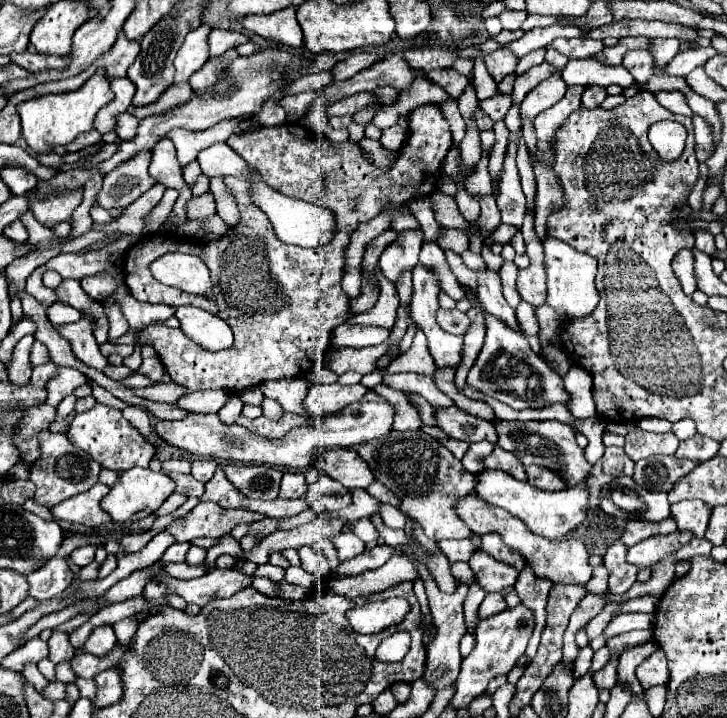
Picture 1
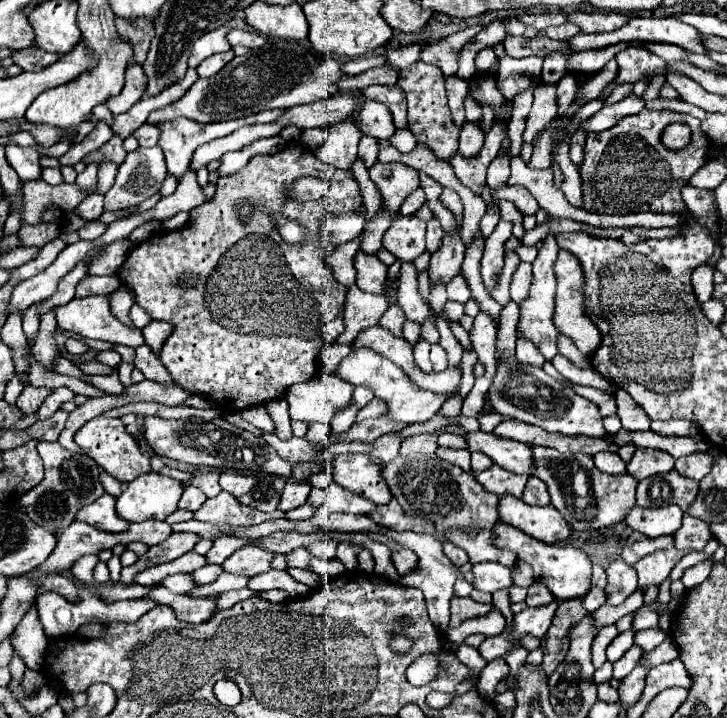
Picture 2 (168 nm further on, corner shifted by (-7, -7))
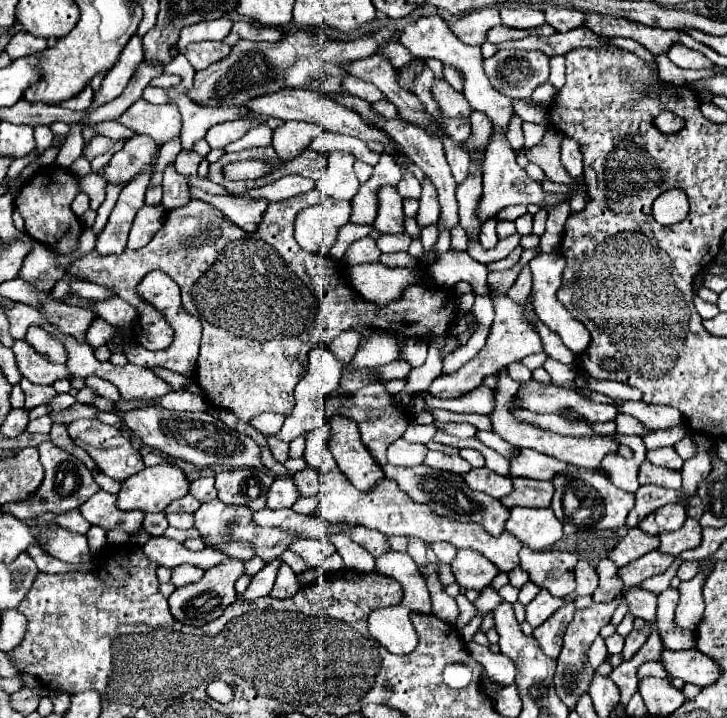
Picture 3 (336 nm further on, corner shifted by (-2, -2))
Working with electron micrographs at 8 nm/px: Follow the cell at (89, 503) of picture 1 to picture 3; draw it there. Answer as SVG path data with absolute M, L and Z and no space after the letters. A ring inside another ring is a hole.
M99 490L93 494L79 510L85 516L85 520L93 526L99 526L103 530L123 530L127 534L141 528L143 512L123 512L115 506L117 496Z

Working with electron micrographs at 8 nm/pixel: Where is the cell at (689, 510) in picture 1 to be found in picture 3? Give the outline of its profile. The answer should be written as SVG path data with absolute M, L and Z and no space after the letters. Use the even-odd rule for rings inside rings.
M687 518L683 522L683 526L675 532L667 532L667 534L659 534L661 538L661 546L659 550L665 554L681 554L689 548L695 548L701 544L701 536L703 536L703 528L699 524L699 520L695 518Z

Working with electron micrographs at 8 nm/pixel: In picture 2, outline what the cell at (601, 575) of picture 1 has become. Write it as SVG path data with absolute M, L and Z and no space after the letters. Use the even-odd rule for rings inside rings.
M590 589L586 595L584 595L584 607L588 613L594 613L600 605L604 605L606 601L606 595L602 589Z

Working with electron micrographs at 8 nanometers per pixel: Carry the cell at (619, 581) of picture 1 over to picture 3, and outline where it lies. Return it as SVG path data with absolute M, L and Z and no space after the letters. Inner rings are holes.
M603 558L597 564L597 574L599 574L599 586L593 592L593 600L595 602L613 602L623 588L623 582L619 578L619 568L615 562L611 562L609 558Z

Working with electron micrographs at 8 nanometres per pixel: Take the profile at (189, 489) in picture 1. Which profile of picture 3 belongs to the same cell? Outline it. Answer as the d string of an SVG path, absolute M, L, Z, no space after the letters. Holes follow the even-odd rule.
M187 494L187 496L179 498L179 500L173 500L167 506L167 512L195 512L199 506L201 506L201 502L195 496Z

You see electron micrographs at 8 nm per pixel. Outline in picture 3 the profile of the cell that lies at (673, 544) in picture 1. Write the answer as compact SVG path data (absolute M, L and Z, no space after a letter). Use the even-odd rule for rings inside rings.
M653 550L643 558L637 558L635 562L619 568L619 578L623 580L625 586L637 586L639 582L655 574L663 574L671 562L673 562L671 554L661 554L659 550Z

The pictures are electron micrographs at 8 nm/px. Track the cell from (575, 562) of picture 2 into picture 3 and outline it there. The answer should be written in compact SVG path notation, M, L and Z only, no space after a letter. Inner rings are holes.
M523 544L521 568L529 574L529 580L539 588L549 590L553 596L565 598L575 590L575 564L577 556L567 550L531 550Z

